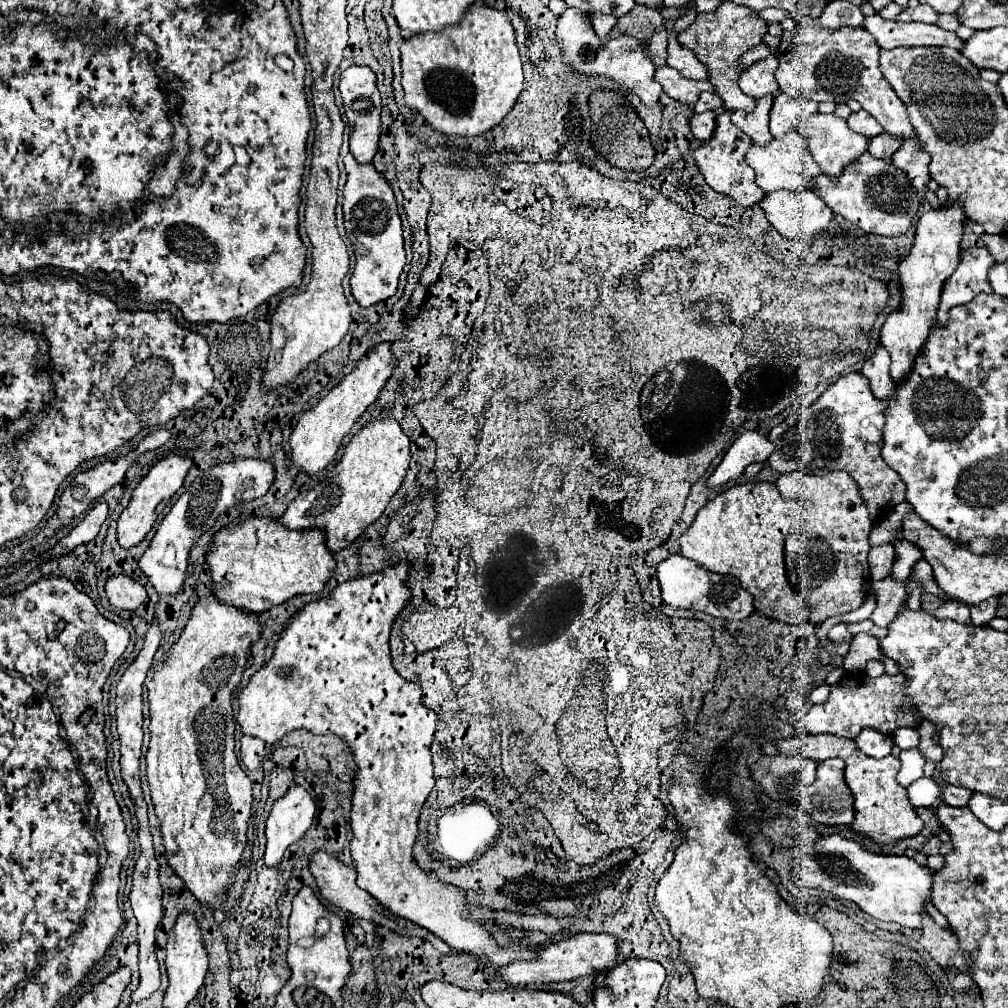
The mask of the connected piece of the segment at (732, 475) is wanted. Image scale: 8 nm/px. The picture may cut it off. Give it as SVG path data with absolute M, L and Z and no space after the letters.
M753 430L741 434L731 444L717 470L709 476L707 488L719 488L725 486L729 480L737 480L743 474L745 466L753 462L765 462L771 452L773 452L773 444L769 442L767 436Z

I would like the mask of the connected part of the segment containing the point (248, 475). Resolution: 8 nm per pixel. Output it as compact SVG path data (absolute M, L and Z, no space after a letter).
M237 458L231 462L215 464L201 476L197 476L191 486L177 498L169 514L161 520L149 548L139 560L139 568L145 572L149 582L155 586L159 594L177 594L185 580L189 550L203 530L211 530L215 518L227 508L255 500L267 494L275 480L273 460L257 460L257 458Z

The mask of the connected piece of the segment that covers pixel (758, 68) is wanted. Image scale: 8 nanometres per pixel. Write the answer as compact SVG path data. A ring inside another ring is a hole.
M775 56L759 60L741 72L739 88L751 98L763 98L767 94L775 94L779 88L775 82L775 70L777 70Z

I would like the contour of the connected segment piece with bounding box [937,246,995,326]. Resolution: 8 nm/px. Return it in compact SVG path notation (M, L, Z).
M985 246L975 248L975 250L971 248L961 254L961 262L959 262L957 270L951 274L951 278L943 286L941 304L939 304L939 312L937 312L941 326L947 324L947 320L949 320L947 314L953 306L967 304L981 292L991 292L987 272L993 264L995 264L995 258L991 256L991 252Z

